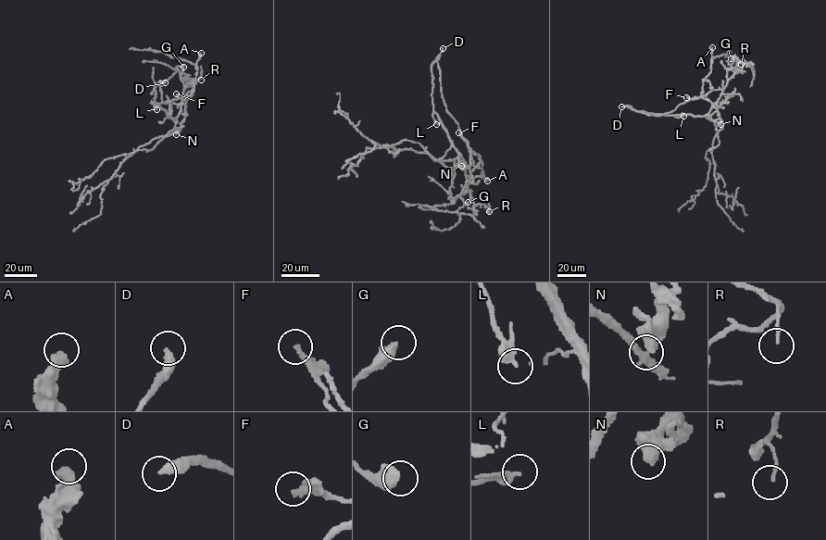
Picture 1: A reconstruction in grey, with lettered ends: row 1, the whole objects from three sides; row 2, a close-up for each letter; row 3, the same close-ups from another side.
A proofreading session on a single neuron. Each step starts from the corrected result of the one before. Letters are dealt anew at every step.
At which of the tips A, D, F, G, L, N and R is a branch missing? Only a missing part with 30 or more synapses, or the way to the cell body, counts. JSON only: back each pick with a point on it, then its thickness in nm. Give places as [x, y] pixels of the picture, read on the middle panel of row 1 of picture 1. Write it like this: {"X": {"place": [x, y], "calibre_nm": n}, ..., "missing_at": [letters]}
{"D": {"place": [443, 48], "calibre_nm": 400}, "missing_at": ["D"]}

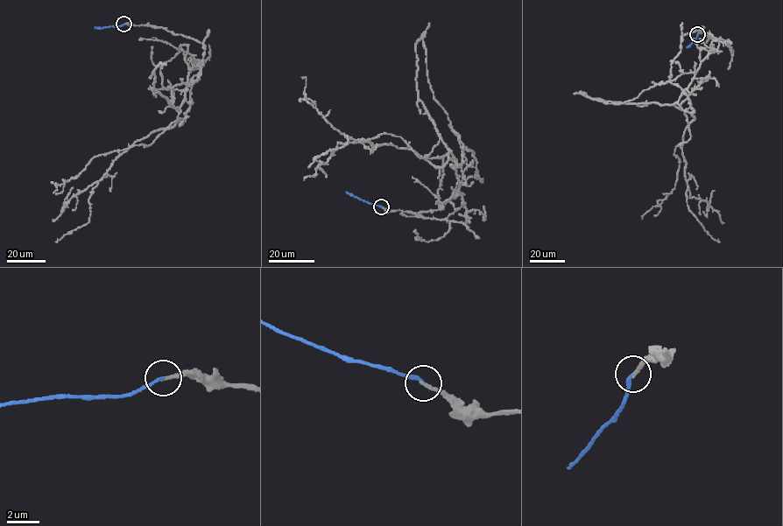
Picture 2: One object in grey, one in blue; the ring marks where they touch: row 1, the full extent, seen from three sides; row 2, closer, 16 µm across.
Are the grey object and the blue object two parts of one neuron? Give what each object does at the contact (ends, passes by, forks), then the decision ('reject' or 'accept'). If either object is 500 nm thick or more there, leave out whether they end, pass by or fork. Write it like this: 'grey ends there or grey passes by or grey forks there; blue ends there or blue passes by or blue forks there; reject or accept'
grey ends there; blue ends there; accept

